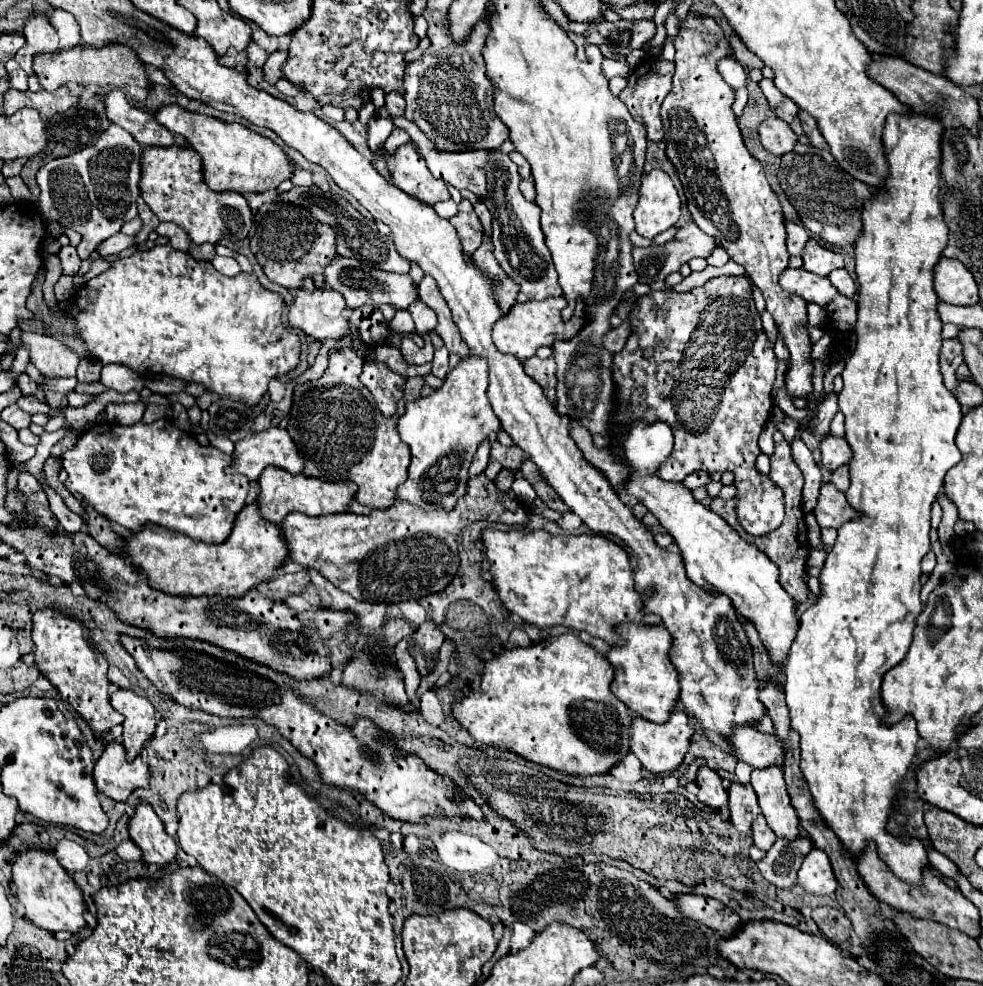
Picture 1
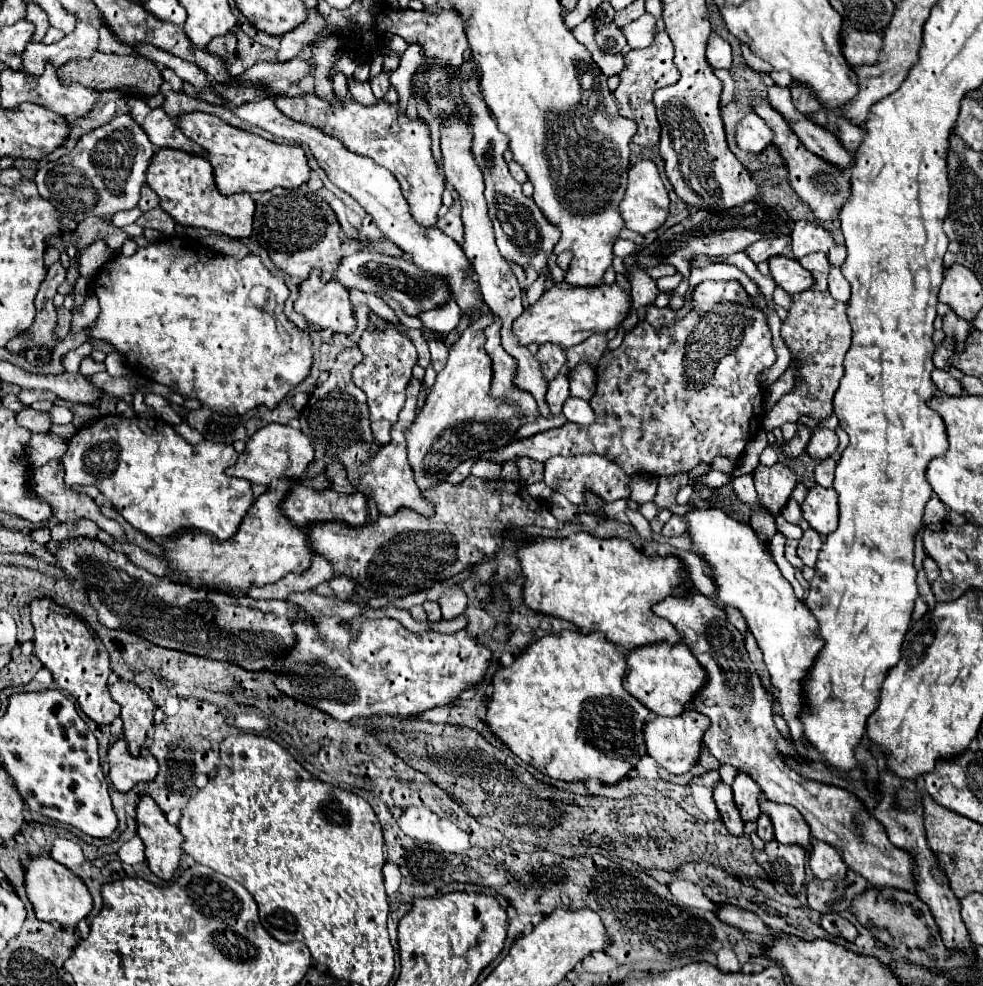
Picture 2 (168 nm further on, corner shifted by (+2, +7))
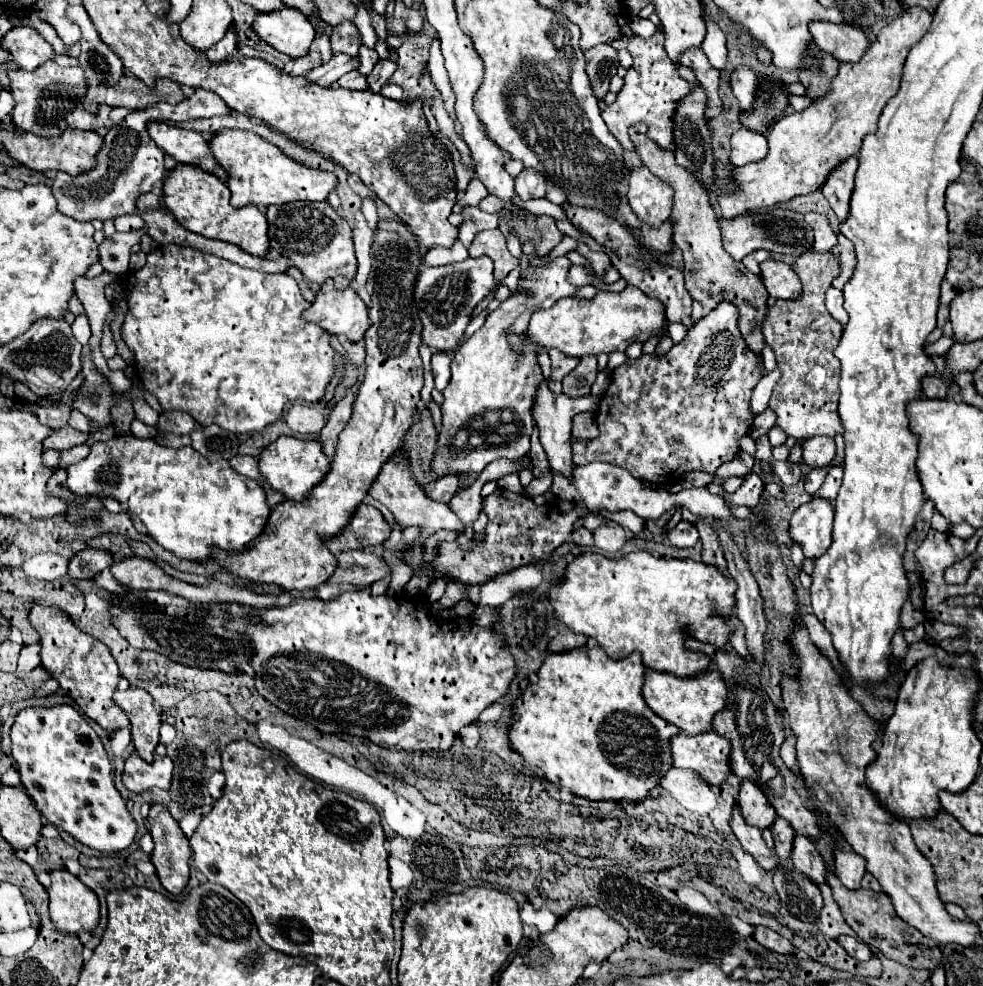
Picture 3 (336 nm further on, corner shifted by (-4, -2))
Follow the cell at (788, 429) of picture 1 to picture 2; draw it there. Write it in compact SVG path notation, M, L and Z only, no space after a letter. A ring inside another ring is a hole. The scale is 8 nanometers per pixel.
M811 253L811 255L805 255L803 259L799 259L801 267L805 267L815 283L811 289L803 291L803 293L797 293L793 295L793 303L789 307L789 313L787 313L787 319L783 319L783 327L781 327L781 339L785 341L785 345L789 347L791 351L791 359L799 361L799 367L795 371L795 377L799 377L799 381L795 381L795 387L793 391L785 393L777 405L765 415L765 429L771 431L773 427L781 427L783 423L797 423L797 419L801 415L807 415L807 417L813 417L815 421L821 421L821 419L829 419L833 415L833 395L839 387L839 381L843 377L843 357L851 345L851 325L847 321L847 309L843 303L831 299L829 291L827 291L827 273L829 273L829 263L827 263L827 255L825 253Z

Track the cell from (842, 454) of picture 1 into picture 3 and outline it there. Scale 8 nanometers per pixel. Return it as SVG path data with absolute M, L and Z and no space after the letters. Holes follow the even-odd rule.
M815 436L803 440L803 462L811 468L827 468L835 458L835 440L829 436Z

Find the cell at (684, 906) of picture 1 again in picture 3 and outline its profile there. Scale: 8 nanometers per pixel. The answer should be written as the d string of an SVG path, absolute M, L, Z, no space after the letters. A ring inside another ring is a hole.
M755 926L753 928L753 938L761 946L765 946L767 950L773 950L773 952L779 952L779 954L791 954L791 950L793 950L793 944L787 938L779 936L777 932L773 932L767 926Z

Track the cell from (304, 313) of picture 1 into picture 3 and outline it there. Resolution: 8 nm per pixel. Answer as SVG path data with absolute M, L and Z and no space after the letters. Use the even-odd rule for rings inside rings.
M333 280L321 286L315 302L305 310L305 320L319 324L331 334L345 334L351 342L359 342L371 326L363 300L351 288L335 290Z

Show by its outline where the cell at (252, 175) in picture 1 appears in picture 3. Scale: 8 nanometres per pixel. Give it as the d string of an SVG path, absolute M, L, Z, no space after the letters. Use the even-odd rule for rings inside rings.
M219 130L209 140L209 150L213 158L223 166L229 180L233 206L271 206L287 204L293 200L327 200L327 194L335 188L337 176L319 168L309 168L303 162L289 158L277 146L269 144L255 132L247 130Z

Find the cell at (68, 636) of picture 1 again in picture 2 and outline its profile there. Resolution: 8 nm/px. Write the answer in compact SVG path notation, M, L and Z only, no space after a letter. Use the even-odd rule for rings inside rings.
M33 599L29 605L31 623L35 627L35 655L47 667L55 683L77 699L83 713L99 725L109 725L121 715L121 707L111 699L107 689L109 651L99 643L97 635L67 607L51 599Z

